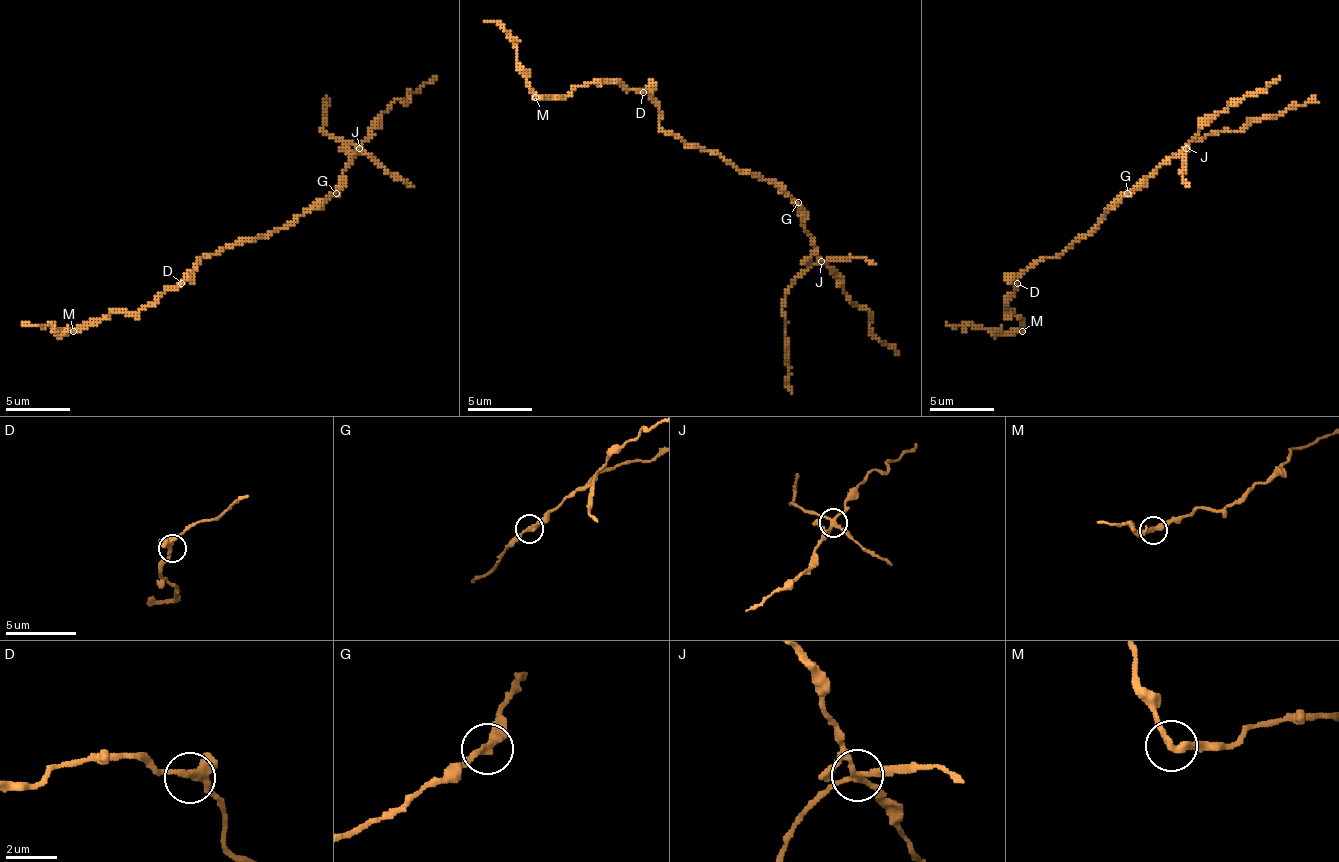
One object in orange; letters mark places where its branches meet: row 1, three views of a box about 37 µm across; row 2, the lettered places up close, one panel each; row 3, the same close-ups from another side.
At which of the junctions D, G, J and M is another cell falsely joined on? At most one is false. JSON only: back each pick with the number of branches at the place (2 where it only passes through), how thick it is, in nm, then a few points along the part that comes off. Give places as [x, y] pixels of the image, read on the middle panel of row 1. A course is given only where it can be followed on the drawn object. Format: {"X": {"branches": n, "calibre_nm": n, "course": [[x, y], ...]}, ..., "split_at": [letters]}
{"J": {"branches": 4, "calibre_nm": 240, "course": [[821, 261], [795, 280], [782, 309], [792, 393]]}, "split_at": ["J"]}

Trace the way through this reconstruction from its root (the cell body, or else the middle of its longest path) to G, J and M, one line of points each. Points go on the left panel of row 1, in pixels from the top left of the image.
G: (255, 238), (268, 238), (278, 228), (288, 228), (300, 215), (320, 209), (336, 193)
J: (255, 238), (268, 238), (278, 228), (288, 228), (300, 215), (317, 209), (336, 190), (343, 170), (359, 147)
M: (255, 238), (197, 257), (174, 287), (136, 312), (110, 312), (74, 332)

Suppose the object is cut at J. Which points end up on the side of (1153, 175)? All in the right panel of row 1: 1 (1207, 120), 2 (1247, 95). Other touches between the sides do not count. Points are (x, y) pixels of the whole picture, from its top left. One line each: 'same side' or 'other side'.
1: same side
2: same side

